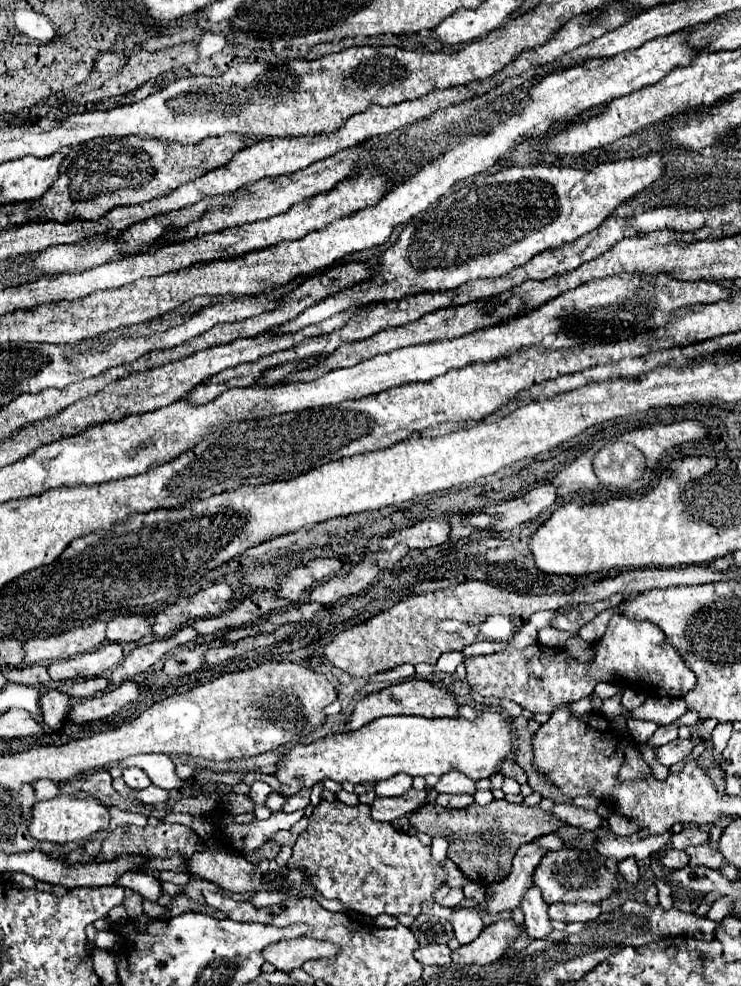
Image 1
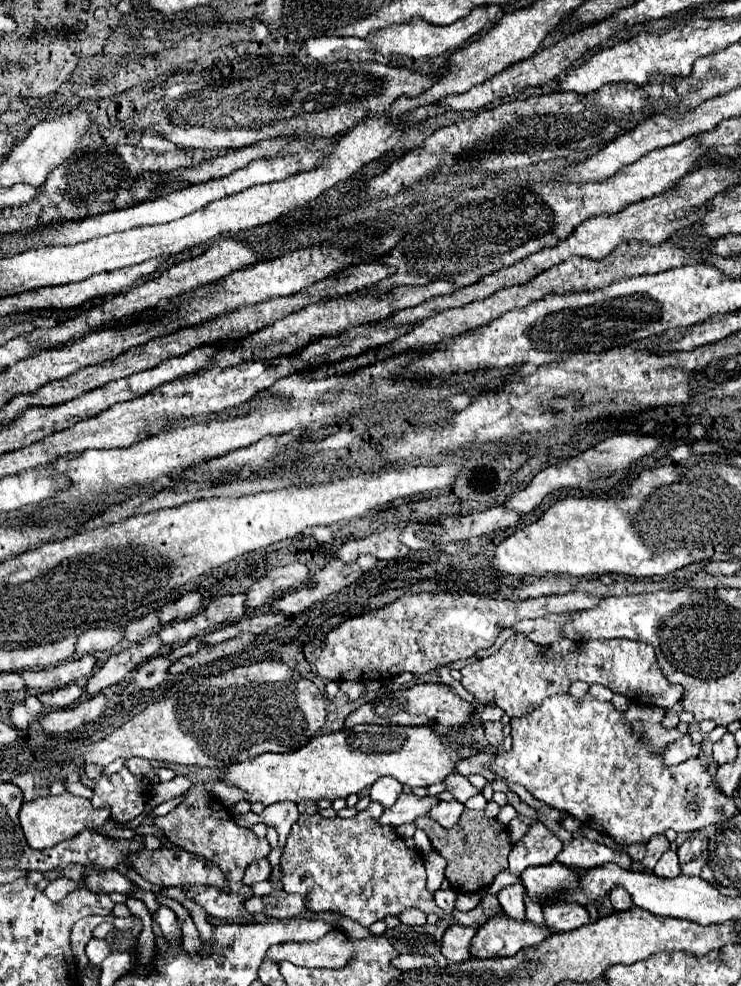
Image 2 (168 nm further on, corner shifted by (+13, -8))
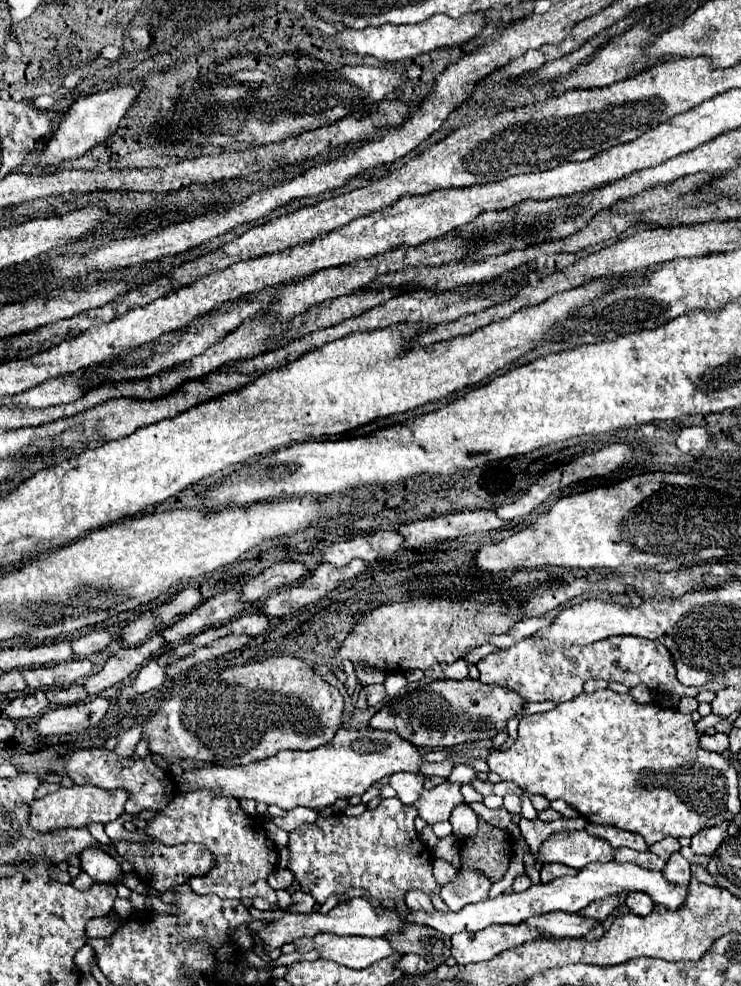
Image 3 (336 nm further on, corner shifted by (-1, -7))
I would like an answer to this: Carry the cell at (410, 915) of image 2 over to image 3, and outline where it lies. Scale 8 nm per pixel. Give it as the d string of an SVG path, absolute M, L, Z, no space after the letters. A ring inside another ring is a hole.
M408 890L406 892L406 906L412 908L412 910L432 910L432 902L430 902L430 896L422 890Z

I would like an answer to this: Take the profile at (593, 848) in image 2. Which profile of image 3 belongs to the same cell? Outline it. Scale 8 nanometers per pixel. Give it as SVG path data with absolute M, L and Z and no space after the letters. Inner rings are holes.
M562 830L546 838L538 850L540 862L560 862L564 866L582 870L590 862L608 862L612 860L614 848L586 830Z

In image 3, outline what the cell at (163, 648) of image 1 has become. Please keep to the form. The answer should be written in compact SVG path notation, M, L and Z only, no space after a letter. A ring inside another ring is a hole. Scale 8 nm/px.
M154 634L150 638L146 638L142 644L132 646L132 648L122 648L118 650L114 656L110 656L104 664L104 668L90 676L84 682L84 688L90 696L100 694L104 688L110 688L122 680L126 680L134 670L138 670L160 646L164 644L164 640L160 638L160 634Z

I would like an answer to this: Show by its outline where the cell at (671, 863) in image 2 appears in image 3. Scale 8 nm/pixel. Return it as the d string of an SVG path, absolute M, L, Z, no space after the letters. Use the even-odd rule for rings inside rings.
M676 852L668 858L662 874L670 884L688 886L690 884L690 862L680 852Z

